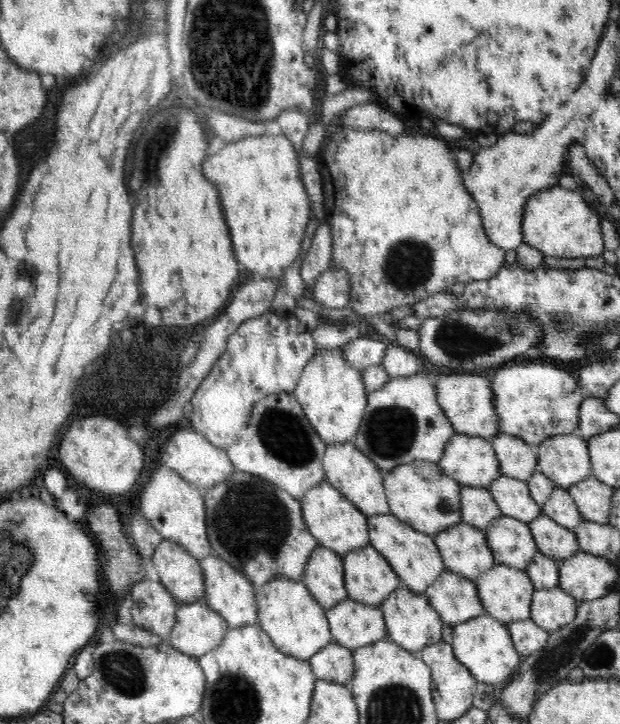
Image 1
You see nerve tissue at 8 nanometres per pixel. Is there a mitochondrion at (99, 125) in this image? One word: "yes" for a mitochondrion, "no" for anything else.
no

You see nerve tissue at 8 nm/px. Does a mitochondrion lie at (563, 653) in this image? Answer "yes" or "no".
yes

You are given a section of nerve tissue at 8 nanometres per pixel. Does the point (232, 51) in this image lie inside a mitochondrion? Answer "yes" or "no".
yes

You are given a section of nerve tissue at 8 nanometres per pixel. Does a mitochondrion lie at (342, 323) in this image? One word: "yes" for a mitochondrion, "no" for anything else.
no

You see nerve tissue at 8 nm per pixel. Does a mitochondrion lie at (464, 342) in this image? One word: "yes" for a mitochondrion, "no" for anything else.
yes

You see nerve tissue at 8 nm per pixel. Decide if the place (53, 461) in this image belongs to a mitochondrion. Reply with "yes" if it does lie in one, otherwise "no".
no

